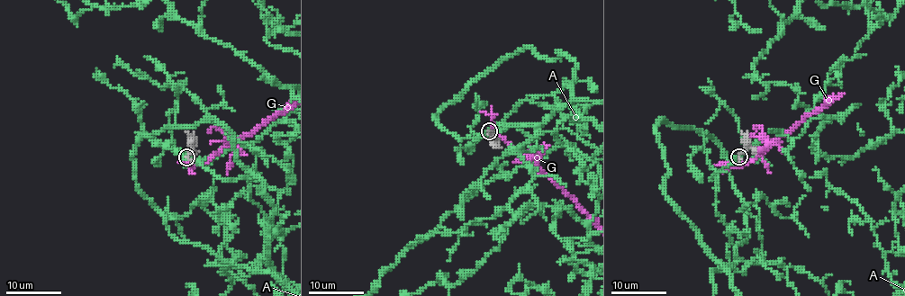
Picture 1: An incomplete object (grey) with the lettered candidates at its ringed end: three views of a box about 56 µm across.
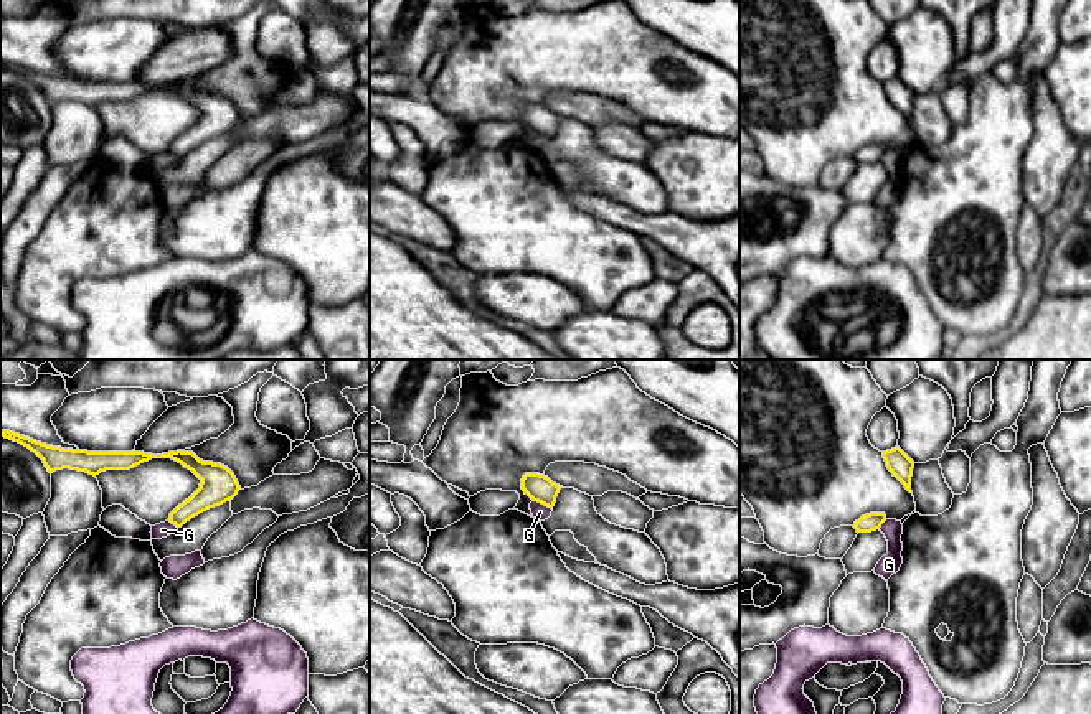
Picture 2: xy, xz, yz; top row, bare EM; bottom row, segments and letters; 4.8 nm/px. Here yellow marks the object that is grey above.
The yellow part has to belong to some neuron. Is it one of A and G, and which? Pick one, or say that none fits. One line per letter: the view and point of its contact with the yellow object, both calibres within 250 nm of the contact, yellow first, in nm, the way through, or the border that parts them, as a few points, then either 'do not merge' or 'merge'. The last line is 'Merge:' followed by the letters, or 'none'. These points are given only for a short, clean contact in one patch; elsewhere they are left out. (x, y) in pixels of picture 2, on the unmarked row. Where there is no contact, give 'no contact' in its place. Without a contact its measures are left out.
A: no contact; do not merge
G: meets yellow in xz at (543, 134); 130 nm thick on the yellow side, 80 nm on the other; border along xz (533, 131), (552, 140); do not merge
Merge: none

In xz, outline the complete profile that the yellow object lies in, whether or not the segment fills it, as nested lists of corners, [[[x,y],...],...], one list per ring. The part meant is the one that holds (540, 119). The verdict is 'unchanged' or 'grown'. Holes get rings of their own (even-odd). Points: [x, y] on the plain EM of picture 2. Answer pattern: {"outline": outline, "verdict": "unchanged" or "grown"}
{"outline": [[[525,104],[522,109],[522,120],[533,132],[538,132],[553,140],[556,127],[561,120],[560,115],[553,114],[548,107],[540,104]]], "verdict": "unchanged"}

